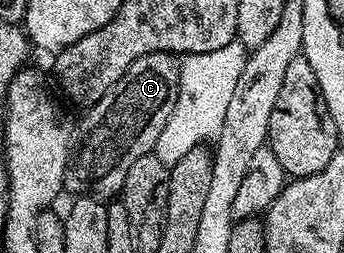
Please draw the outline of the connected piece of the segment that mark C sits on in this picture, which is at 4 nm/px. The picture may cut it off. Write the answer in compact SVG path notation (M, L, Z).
M170 53L142 55L78 121L78 144L64 173L64 189L72 195L112 199L124 188L126 172L142 155L153 152L178 103L180 66Z

